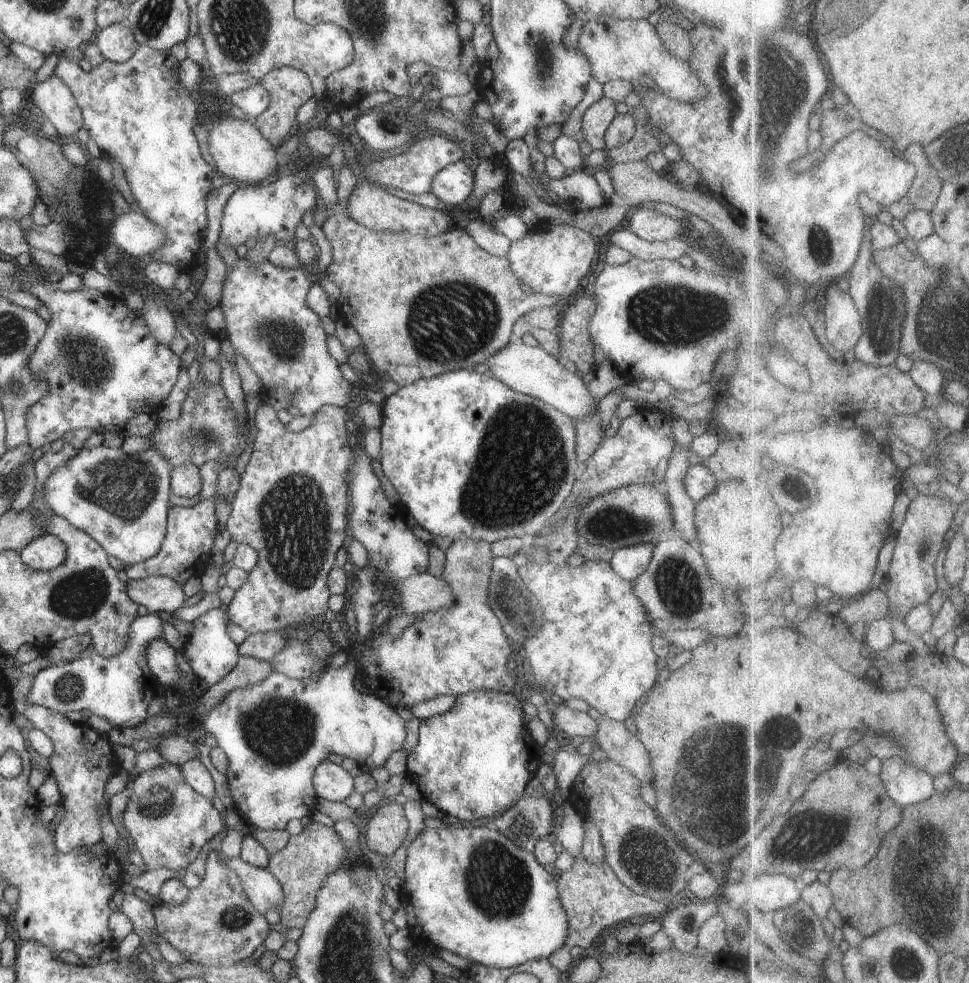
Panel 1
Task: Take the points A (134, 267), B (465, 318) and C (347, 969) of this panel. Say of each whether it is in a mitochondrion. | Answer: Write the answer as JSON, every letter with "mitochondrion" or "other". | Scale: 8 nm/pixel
{"A":"other","B":"mitochondrion","C":"mitochondrion"}

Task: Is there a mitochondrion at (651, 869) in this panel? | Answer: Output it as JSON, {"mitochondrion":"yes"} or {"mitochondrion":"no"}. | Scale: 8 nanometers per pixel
{"mitochondrion":"yes"}

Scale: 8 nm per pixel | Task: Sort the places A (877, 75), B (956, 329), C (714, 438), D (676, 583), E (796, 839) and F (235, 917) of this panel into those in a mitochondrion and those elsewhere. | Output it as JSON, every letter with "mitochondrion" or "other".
{"A":"other","B":"mitochondrion","C":"other","D":"mitochondrion","E":"mitochondrion","F":"mitochondrion"}

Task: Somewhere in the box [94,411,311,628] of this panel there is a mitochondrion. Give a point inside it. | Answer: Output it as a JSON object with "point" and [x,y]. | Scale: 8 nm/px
{"point":[201,441]}

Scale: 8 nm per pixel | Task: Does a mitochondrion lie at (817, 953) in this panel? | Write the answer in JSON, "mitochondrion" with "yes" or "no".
{"mitochondrion":"no"}

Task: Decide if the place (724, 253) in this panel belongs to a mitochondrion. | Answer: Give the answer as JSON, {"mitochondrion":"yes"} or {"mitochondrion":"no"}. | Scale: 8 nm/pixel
{"mitochondrion":"no"}

